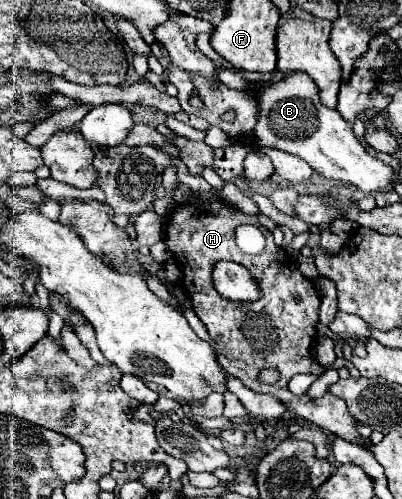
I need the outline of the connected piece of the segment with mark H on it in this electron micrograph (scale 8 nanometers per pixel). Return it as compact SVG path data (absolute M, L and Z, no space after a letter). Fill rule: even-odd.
M216 198L214 202L208 202L206 208L200 204L180 208L168 224L164 240L168 250L182 266L182 286L192 300L194 312L204 322L210 340L218 344L216 358L222 370L238 378L246 388L254 392L268 392L278 396L296 416L310 420L334 436L372 452L372 448L360 436L356 420L348 412L344 400L336 400L334 396L326 394L318 400L310 400L308 396L294 396L288 390L288 382L294 374L324 374L324 368L312 358L312 340L316 340L320 296L316 286L304 278L298 268L286 268L286 254L272 240L266 240L266 248L260 254L244 254L234 240L234 230L240 224L242 214L224 200ZM220 260L232 260L250 270L252 278L260 286L260 298L256 302L228 300L216 292L212 284L212 268ZM268 366L280 372L280 380L272 386L258 382L258 372Z

